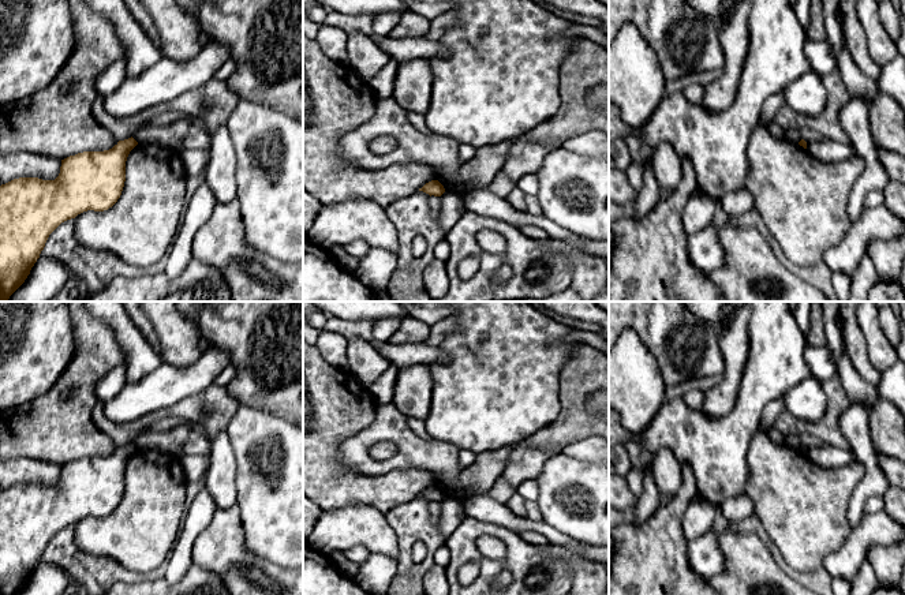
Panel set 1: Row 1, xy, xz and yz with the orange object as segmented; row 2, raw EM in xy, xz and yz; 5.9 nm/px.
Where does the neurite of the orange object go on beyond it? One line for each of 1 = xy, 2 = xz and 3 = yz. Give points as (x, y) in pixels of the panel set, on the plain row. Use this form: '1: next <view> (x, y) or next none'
1: next none
2: next none
3: next none

